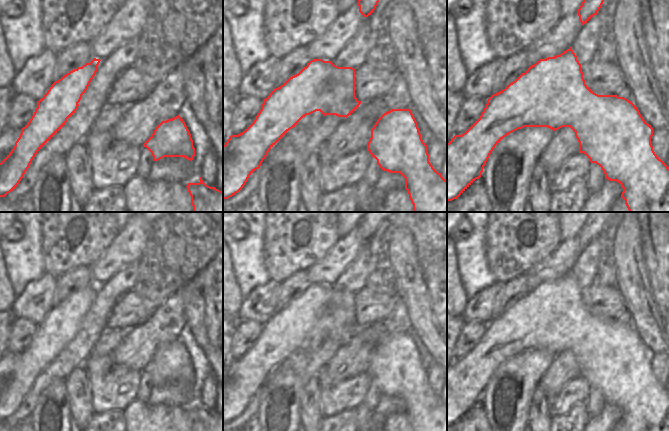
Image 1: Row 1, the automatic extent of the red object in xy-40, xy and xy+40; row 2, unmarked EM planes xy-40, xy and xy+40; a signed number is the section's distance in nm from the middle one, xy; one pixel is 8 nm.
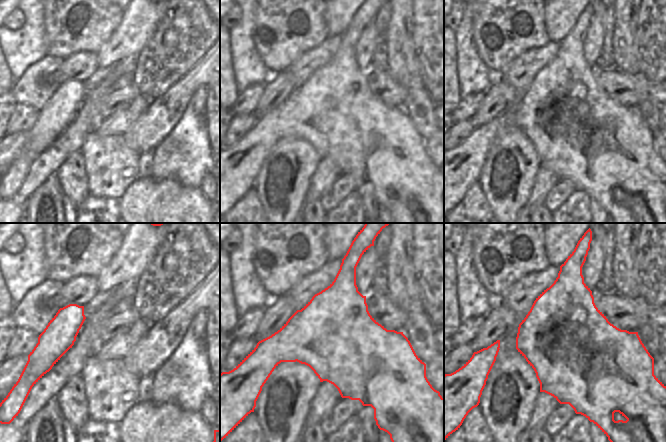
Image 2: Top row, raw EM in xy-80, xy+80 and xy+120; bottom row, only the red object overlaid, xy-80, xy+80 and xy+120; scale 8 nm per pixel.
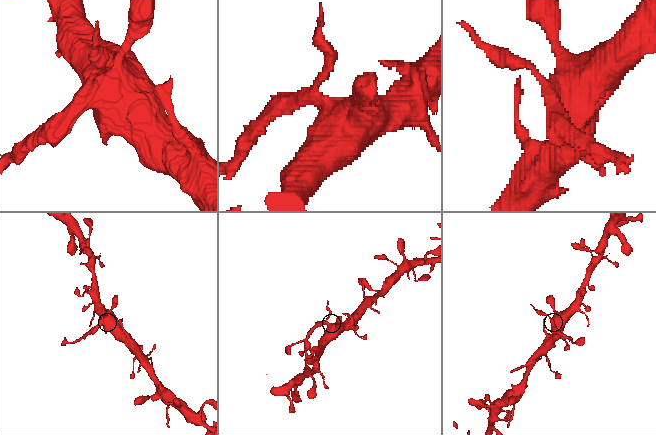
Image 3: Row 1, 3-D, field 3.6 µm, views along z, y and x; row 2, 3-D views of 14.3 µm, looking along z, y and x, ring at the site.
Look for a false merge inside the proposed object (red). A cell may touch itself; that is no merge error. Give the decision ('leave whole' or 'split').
split

